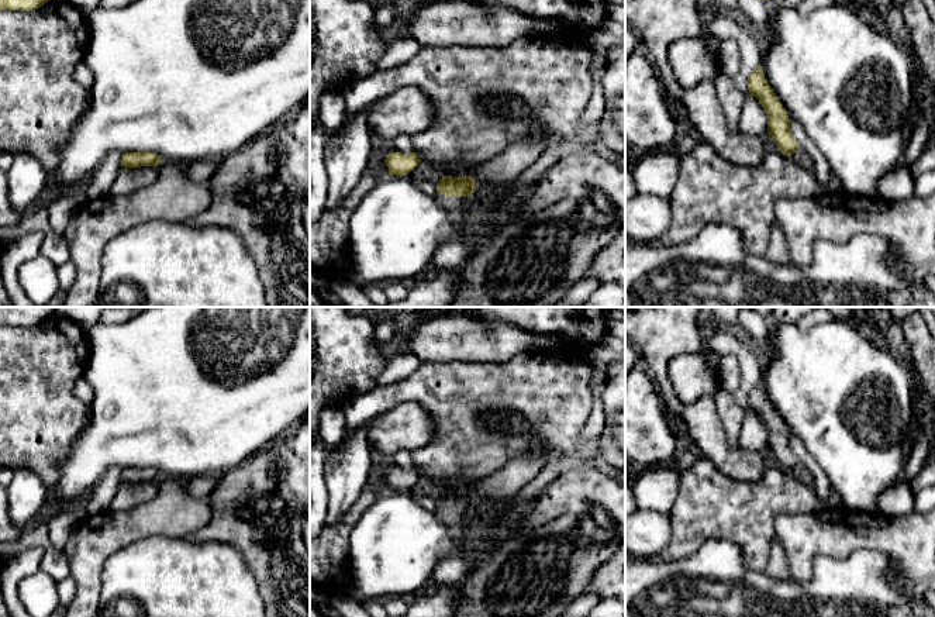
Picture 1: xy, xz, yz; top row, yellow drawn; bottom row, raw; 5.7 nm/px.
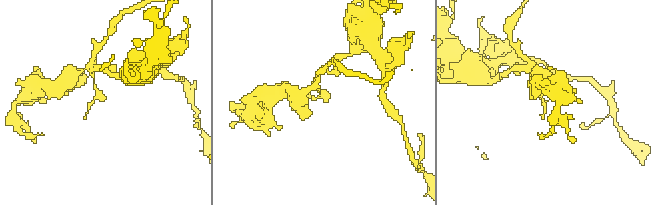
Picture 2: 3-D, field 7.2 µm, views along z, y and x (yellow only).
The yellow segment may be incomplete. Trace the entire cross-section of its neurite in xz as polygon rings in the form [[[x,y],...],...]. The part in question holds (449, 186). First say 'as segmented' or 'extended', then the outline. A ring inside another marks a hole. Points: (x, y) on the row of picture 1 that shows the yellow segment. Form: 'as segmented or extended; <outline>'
extended; [[[442,176],[437,185],[435,199],[449,213],[452,223],[459,227],[466,199],[476,192],[472,176]]]

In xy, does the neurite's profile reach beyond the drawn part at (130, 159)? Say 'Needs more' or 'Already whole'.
Already whole

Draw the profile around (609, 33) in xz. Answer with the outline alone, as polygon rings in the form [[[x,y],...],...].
[[[605,20],[597,27],[590,28],[584,35],[590,39],[596,39],[607,49],[618,45],[625,45],[625,24]]]

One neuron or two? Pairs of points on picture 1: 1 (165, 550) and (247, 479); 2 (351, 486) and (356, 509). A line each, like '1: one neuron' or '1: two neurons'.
1: two neurons
2: two neurons

